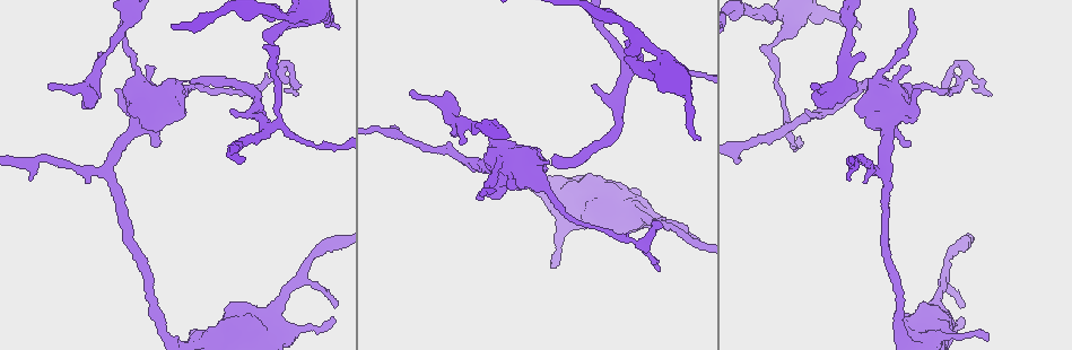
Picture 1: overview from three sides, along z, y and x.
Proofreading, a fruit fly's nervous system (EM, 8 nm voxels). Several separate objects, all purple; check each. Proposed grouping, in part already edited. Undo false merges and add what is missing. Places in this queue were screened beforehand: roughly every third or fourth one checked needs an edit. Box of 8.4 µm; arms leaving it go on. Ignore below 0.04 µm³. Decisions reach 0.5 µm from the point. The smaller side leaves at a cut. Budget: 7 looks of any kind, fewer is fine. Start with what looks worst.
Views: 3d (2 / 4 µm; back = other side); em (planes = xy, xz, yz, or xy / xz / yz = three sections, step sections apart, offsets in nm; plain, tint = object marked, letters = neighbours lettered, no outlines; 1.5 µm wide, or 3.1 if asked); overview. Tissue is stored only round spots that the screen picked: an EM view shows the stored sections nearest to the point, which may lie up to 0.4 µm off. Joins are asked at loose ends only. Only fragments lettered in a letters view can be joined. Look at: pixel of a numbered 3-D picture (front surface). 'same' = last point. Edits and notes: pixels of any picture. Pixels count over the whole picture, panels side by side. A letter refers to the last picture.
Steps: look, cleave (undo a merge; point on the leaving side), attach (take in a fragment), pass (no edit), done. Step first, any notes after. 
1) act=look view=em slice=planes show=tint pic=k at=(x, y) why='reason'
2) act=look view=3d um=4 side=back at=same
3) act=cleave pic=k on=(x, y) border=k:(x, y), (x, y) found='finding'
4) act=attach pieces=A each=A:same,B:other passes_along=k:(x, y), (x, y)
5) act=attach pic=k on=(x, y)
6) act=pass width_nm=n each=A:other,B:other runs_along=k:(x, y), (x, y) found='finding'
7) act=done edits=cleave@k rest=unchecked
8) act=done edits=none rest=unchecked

act=look view=3d um=2 pic=1 at=(274, 51) why='abrupt turn'

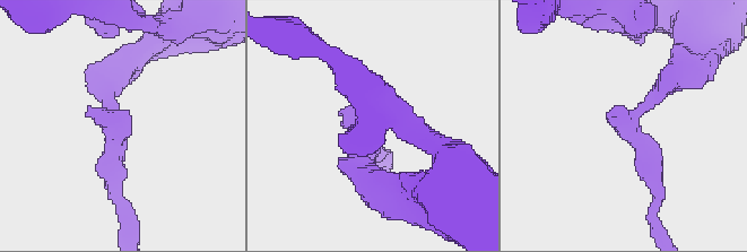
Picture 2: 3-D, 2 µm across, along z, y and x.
act=look view=em slice=xz step=8 show=letters pic=2 at=(634, 121)

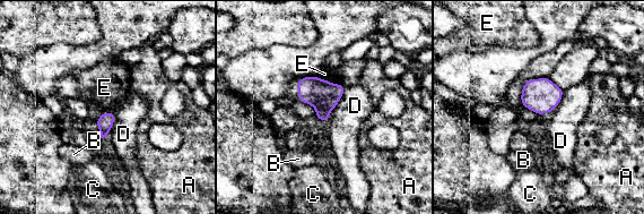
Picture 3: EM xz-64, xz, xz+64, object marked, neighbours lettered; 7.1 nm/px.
act=cleave pic=3 on=(323, 116) width_nm=120 each=A:other,B:other,C:other,D:other,E:other border=3:(316, 110), (329, 111) found='two neurons meet here'

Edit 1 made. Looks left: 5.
act=look view=em slice=xy step=8 show=tint pic=1 at=(413, 89) why='thin end'

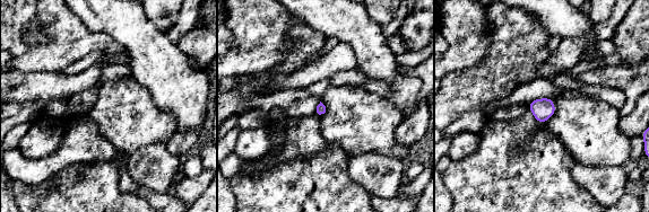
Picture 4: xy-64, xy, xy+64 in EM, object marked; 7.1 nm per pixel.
act=look view=em slice=planes show=letters at=same why='another direction'

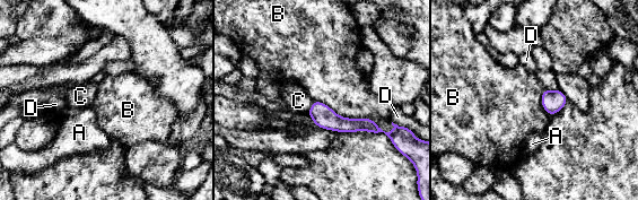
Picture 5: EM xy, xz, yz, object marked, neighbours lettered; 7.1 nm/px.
act=pass each=A:other,B:other,C:other,D:other border=5:(314, 100), (342, 116), (370, 119) found='no lettered fragment goes on from it'

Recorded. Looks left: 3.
act=look view=em slice=planes show=letters pic=1 at=(739, 157) why='an open end'

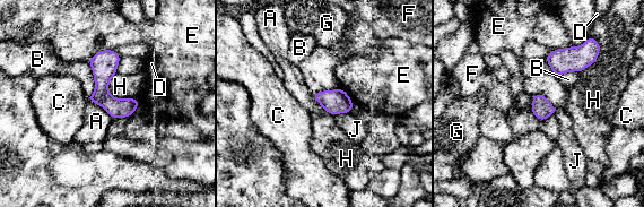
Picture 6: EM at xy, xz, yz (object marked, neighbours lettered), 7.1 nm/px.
act=pass each=A:other,B:other,C:other,D:other,E:other,F:other,G:other,H:other,J:other border=6:(109, 80), (113, 96), (139, 100) found='no lettered fragment goes on from it'

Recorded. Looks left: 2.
act=done edits=cleave@3 rest=unchecked

